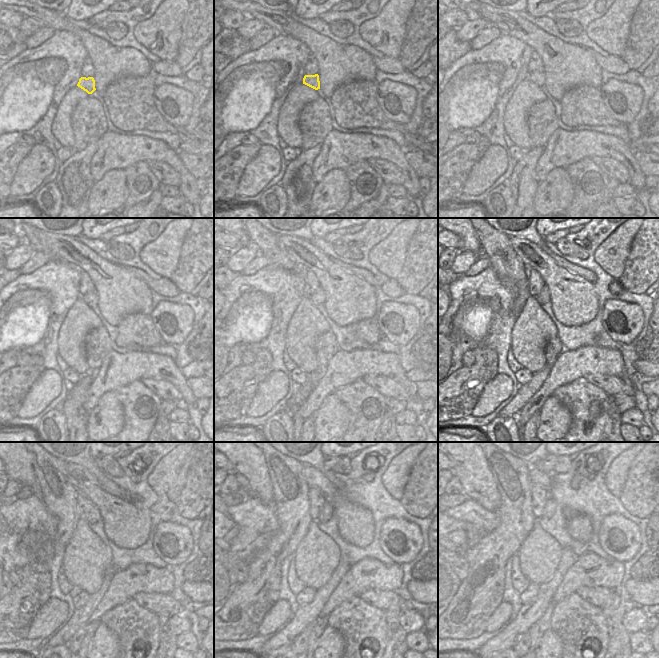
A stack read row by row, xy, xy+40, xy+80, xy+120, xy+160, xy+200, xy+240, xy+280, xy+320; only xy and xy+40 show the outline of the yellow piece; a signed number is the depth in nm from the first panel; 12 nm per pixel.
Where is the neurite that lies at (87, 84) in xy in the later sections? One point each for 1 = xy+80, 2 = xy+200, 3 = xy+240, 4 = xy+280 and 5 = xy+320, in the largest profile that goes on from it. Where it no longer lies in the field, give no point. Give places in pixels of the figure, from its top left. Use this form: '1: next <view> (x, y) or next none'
1: next xy+80 (538, 77)
2: next xy+200 (542, 297)
3: next xy+240 (94, 516)
4: next xy+280 (326, 513)
5: next xy+320 (550, 507)

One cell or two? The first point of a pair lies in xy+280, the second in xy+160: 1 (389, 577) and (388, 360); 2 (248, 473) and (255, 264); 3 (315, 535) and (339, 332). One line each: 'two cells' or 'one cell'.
1: one cell
2: two cells
3: two cells

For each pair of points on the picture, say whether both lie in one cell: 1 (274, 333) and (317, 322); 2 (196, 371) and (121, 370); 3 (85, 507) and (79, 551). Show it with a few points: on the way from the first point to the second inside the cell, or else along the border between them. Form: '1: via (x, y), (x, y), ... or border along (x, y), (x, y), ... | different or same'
1: border along (296, 309), (287, 327), (284, 349) | different
2: border along (180, 369), (186, 379) | different
3: border along (80, 517), (85, 520) | different

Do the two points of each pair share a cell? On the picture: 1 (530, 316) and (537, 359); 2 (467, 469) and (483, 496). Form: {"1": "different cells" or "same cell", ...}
{"1": "same cell", "2": "same cell"}

